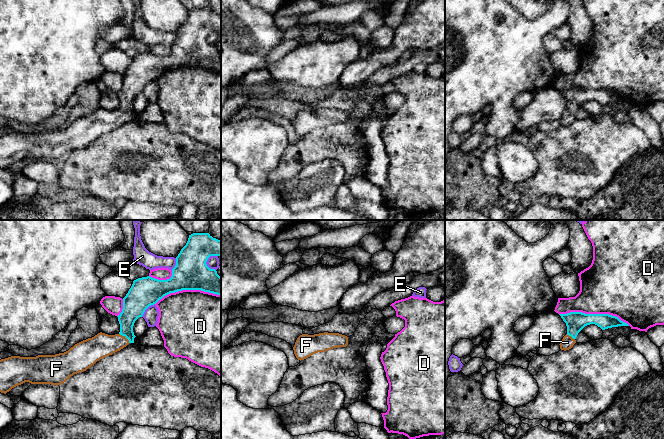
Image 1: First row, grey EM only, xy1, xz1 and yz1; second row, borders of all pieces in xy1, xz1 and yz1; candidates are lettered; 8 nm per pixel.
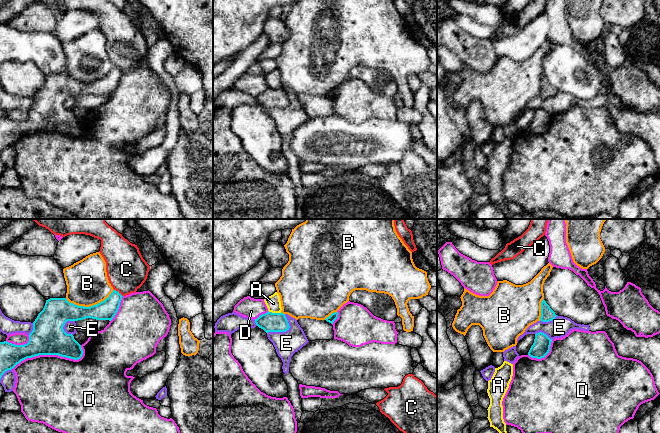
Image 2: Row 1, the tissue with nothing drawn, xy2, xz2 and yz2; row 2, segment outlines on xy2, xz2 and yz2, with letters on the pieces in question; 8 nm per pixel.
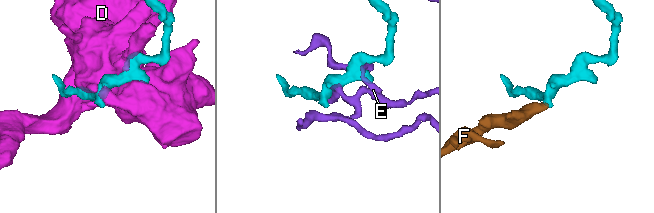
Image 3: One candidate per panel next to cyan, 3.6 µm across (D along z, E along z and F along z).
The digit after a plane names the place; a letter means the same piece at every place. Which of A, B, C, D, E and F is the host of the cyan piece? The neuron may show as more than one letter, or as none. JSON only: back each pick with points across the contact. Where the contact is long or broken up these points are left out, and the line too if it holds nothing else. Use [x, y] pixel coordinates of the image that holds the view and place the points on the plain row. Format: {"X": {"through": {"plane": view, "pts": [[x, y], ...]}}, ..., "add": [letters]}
{"F": {"through": {"plane": "xy1", "pts": [[134, 83], [126, 95], [125, 112], [115, 119], [101, 121]]}}, "add": ["F"]}

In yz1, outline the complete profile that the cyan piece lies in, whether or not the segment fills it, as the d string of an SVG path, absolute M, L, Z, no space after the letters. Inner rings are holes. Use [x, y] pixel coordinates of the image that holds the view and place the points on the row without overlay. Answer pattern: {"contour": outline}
{"contour": "M570 88L559 90L567 102L567 110L563 113L560 121L561 126L569 126L576 119L578 109L587 101L595 100L602 106L618 103L629 102L621 97L618 93L609 90L585 90L582 88Z"}

